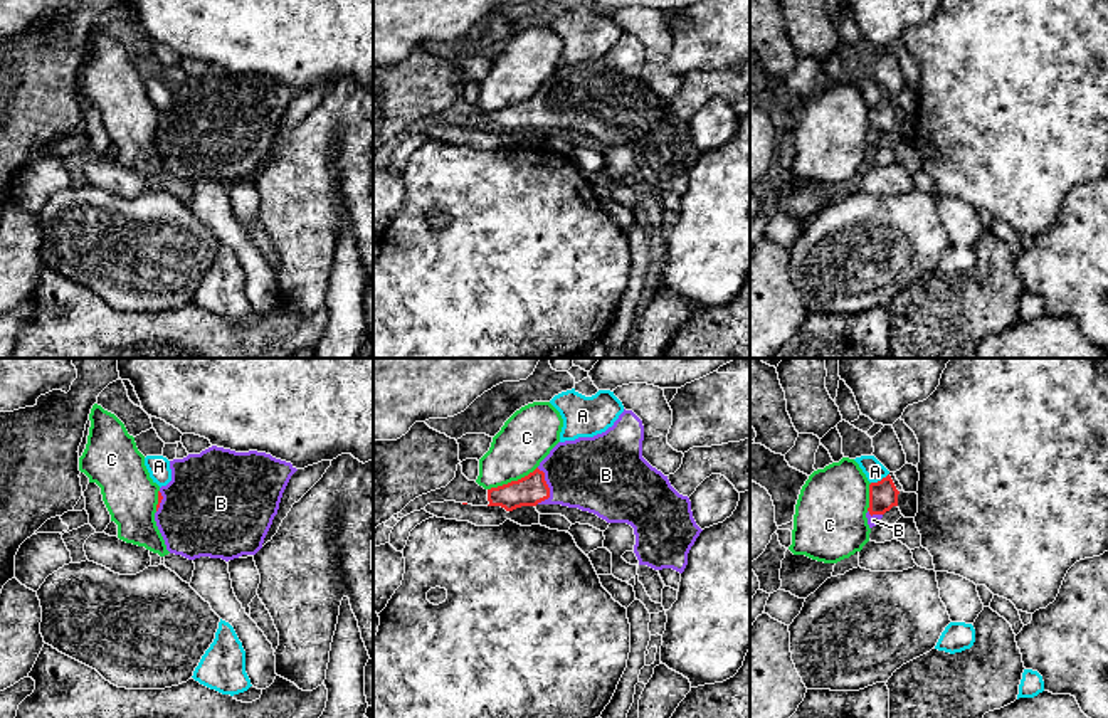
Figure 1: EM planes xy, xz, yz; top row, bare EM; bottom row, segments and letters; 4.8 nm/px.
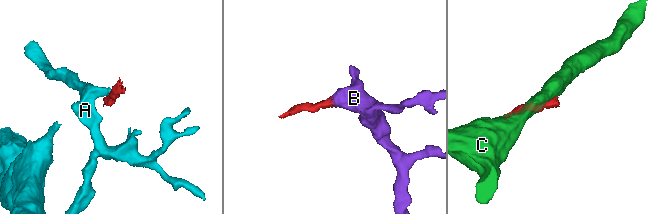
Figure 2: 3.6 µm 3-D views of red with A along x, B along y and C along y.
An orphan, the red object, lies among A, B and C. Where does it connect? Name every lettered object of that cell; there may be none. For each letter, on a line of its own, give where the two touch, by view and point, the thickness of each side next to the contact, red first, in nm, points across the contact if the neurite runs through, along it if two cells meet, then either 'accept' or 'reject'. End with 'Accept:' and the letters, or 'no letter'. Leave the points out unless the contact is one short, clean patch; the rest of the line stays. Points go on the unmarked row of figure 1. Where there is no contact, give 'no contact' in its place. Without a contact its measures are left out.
A: yz (881, 103) | 140/100 nm | along yz (888, 96), (871, 106) | reject
B: xz (547, 110) | 140/360 nm | across xz (528, 115), (547, 110), (570, 98), (597, 98) | accept
C: xz (511, 105) | 140/260 nm | reject
Accept: B

